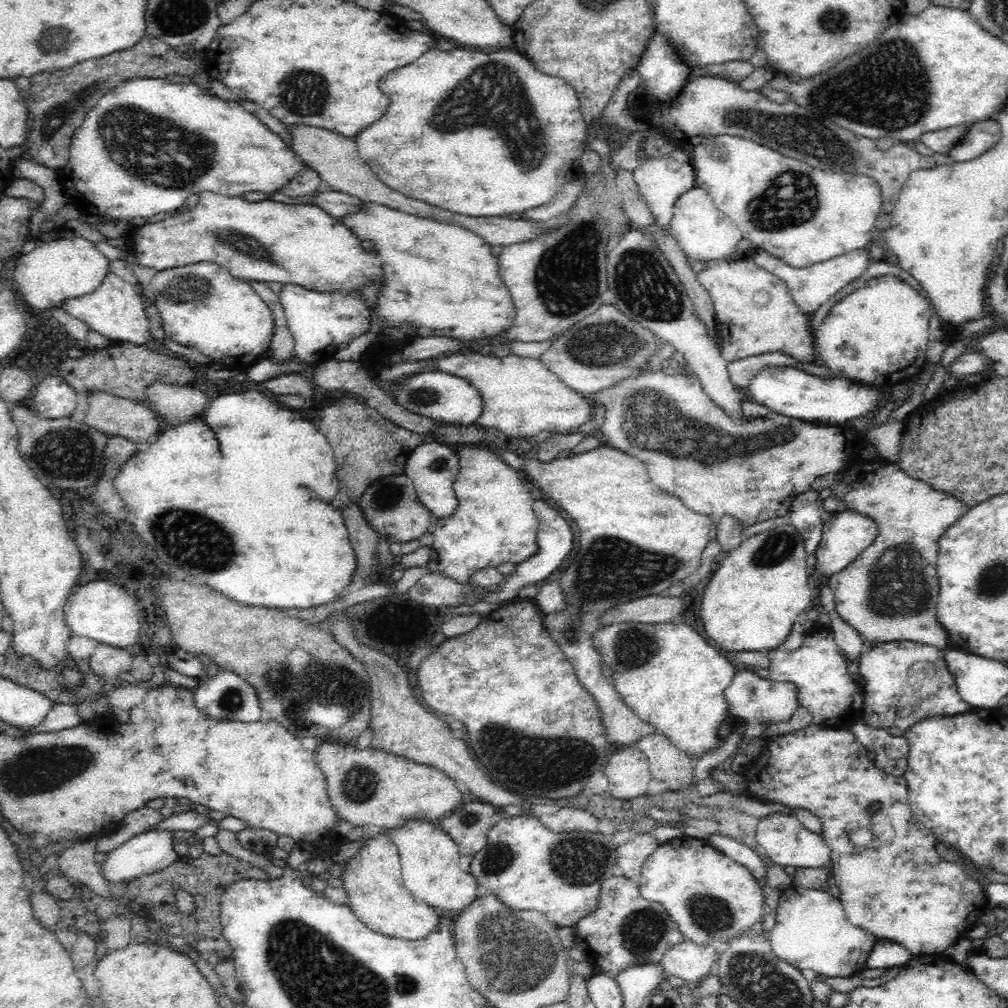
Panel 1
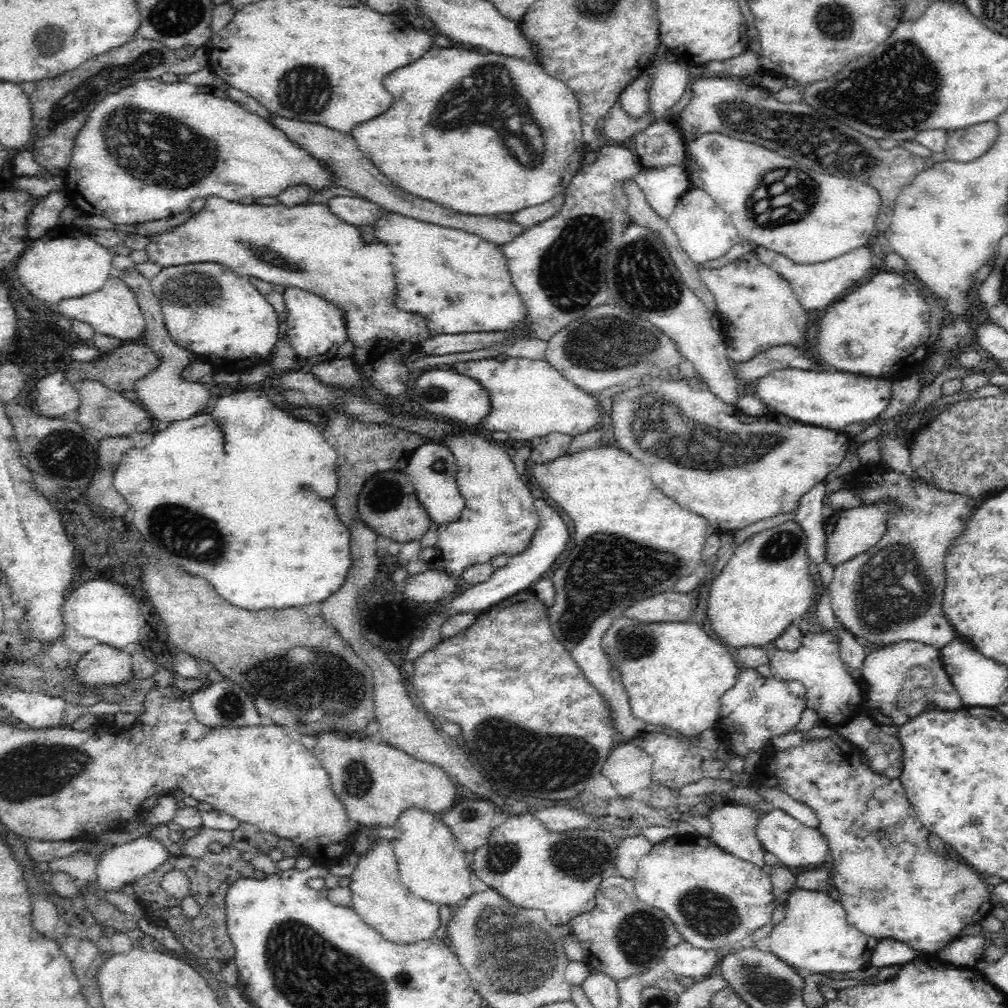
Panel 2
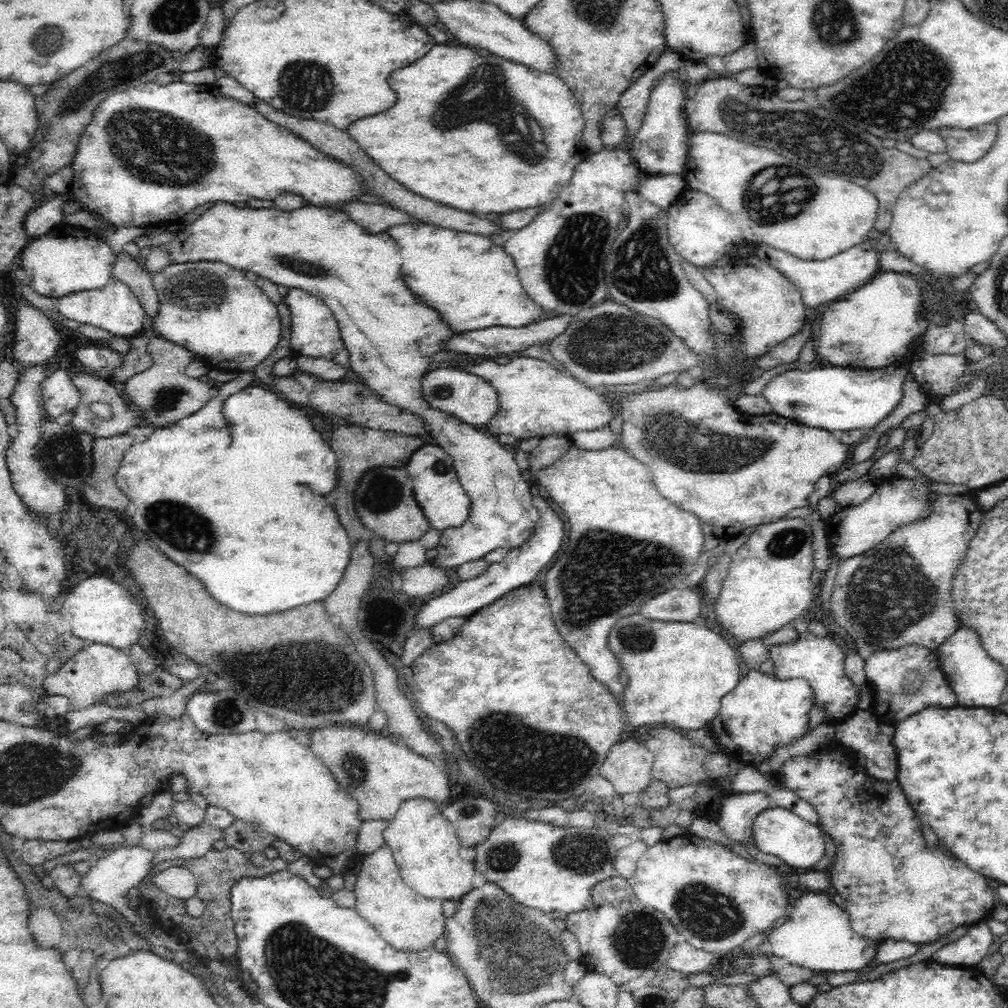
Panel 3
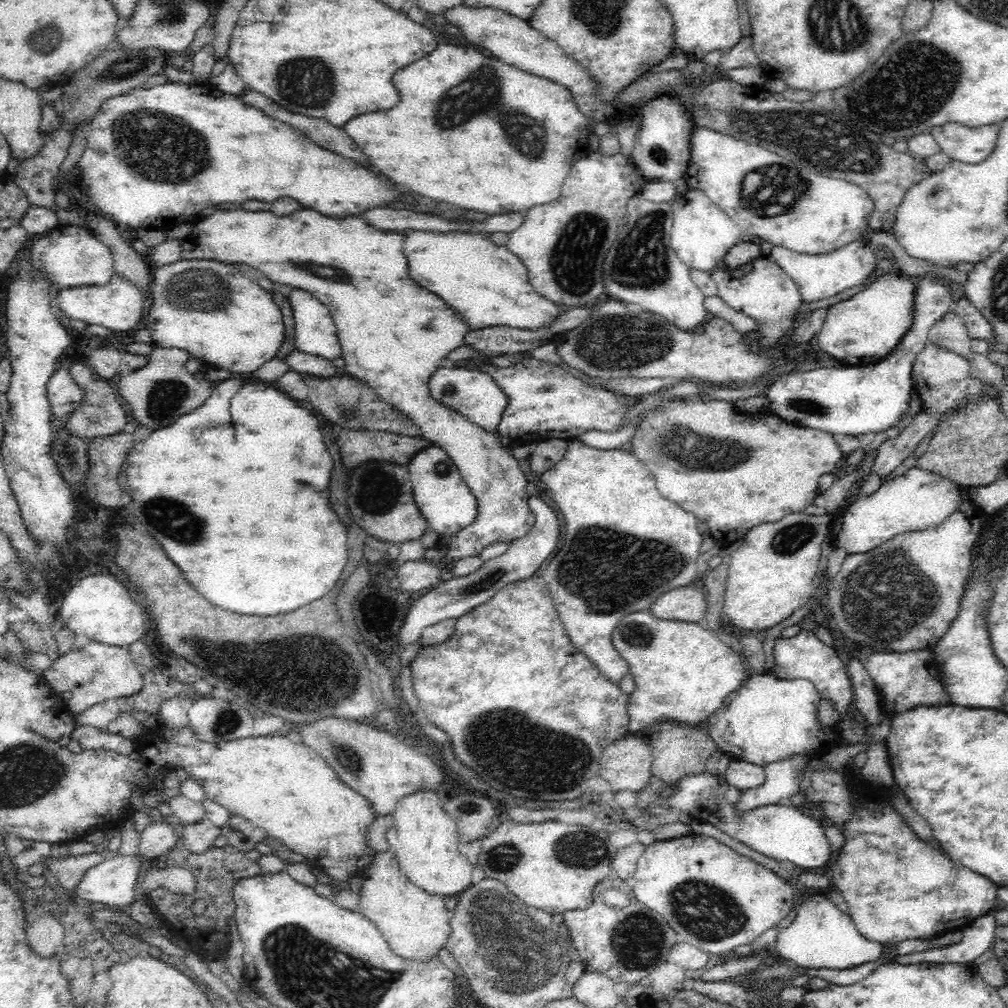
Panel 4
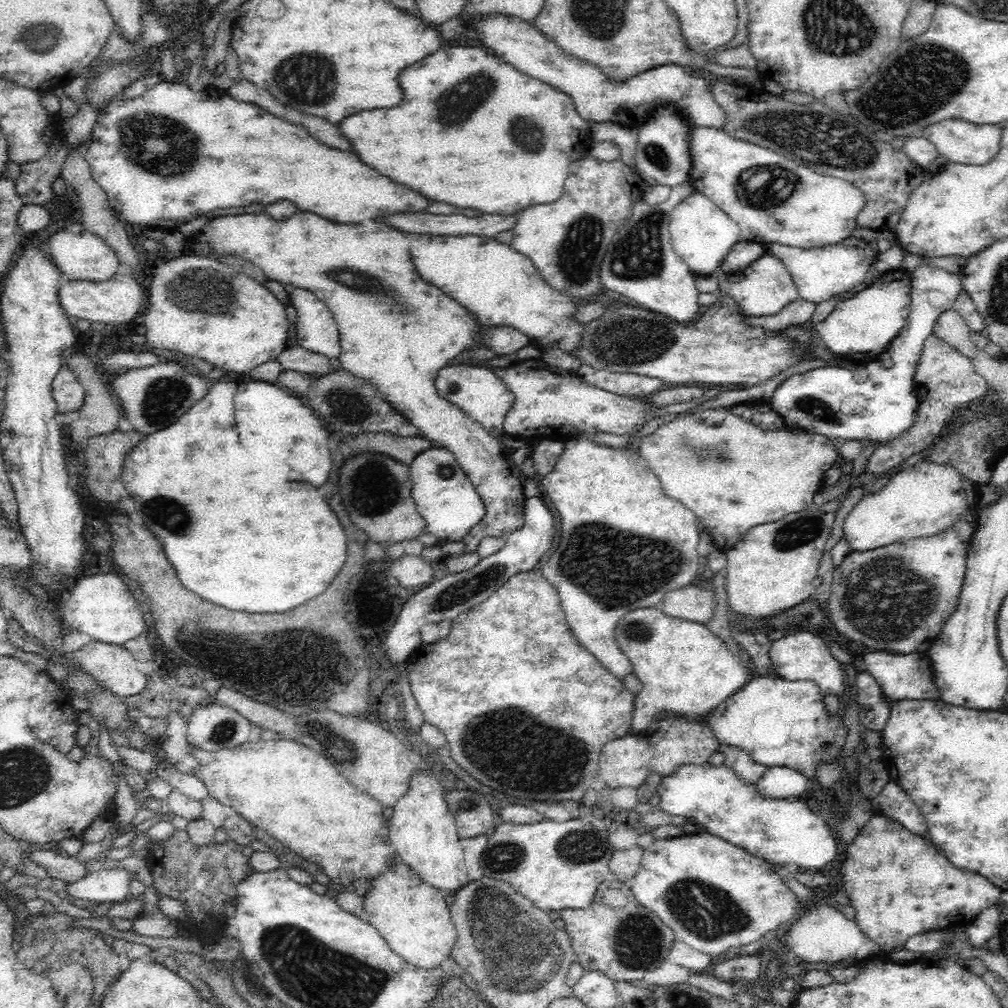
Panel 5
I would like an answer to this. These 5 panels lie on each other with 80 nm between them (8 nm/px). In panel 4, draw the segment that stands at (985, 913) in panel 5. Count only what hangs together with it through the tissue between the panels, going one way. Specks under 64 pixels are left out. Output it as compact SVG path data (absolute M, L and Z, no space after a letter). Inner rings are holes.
M994 910L975 918L968 927L963 928L961 941L945 947L934 946L924 952L912 952L904 956L895 956L892 960L900 965L930 963L954 963L971 965L975 958L984 954L988 946L993 944L997 937L994 931L997 927L994 919Z

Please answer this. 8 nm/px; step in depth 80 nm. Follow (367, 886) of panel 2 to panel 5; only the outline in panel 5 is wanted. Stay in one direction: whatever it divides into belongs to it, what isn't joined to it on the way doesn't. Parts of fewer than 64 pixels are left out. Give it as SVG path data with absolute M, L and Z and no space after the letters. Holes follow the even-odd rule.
M400 859L395 862L393 869L383 872L371 883L372 890L364 895L364 910L370 915L370 925L378 930L394 953L418 968L428 970L445 966L446 960L452 958L451 950L457 943L458 933L451 921L444 892L428 883L425 884L420 875Z

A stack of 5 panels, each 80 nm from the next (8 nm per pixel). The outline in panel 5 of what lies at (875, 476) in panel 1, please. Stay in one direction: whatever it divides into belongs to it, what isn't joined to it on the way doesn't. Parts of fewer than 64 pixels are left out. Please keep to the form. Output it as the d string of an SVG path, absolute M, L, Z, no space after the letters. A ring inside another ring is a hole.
M972 509L953 527L936 536L892 543L866 552L851 551L842 564L837 566L831 585L832 594L825 603L828 618L836 625L836 630L850 640L866 644L872 652L924 654L937 639L946 620L956 611L975 522L976 510Z

